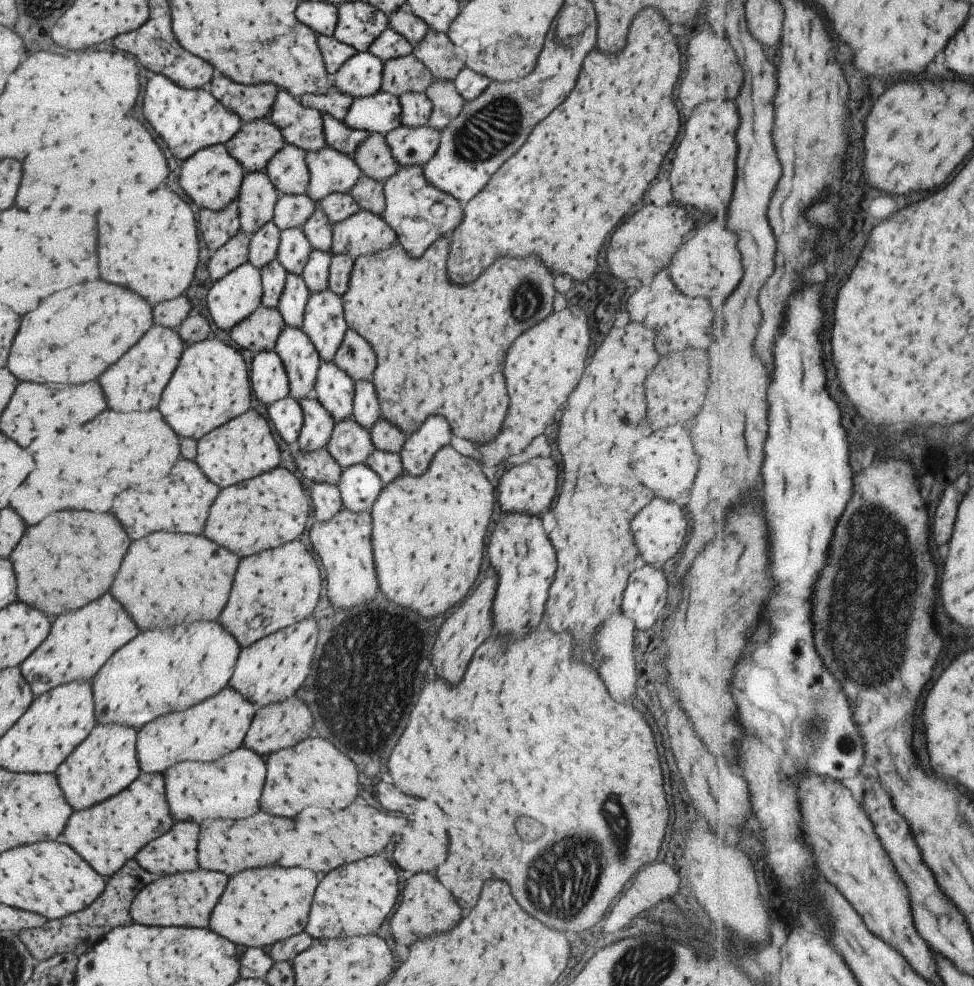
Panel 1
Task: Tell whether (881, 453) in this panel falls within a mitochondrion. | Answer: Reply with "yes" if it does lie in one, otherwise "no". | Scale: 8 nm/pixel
no

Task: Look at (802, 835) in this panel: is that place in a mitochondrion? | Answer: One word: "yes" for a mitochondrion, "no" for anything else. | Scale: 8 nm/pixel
no

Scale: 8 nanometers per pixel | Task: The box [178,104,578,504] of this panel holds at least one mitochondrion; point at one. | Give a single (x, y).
(527, 299)

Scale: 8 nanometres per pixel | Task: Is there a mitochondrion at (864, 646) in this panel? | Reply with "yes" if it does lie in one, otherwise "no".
yes

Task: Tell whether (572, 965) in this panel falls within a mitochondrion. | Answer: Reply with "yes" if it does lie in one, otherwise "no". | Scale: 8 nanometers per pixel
no

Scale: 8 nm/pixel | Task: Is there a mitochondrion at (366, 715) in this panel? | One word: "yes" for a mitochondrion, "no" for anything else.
yes

